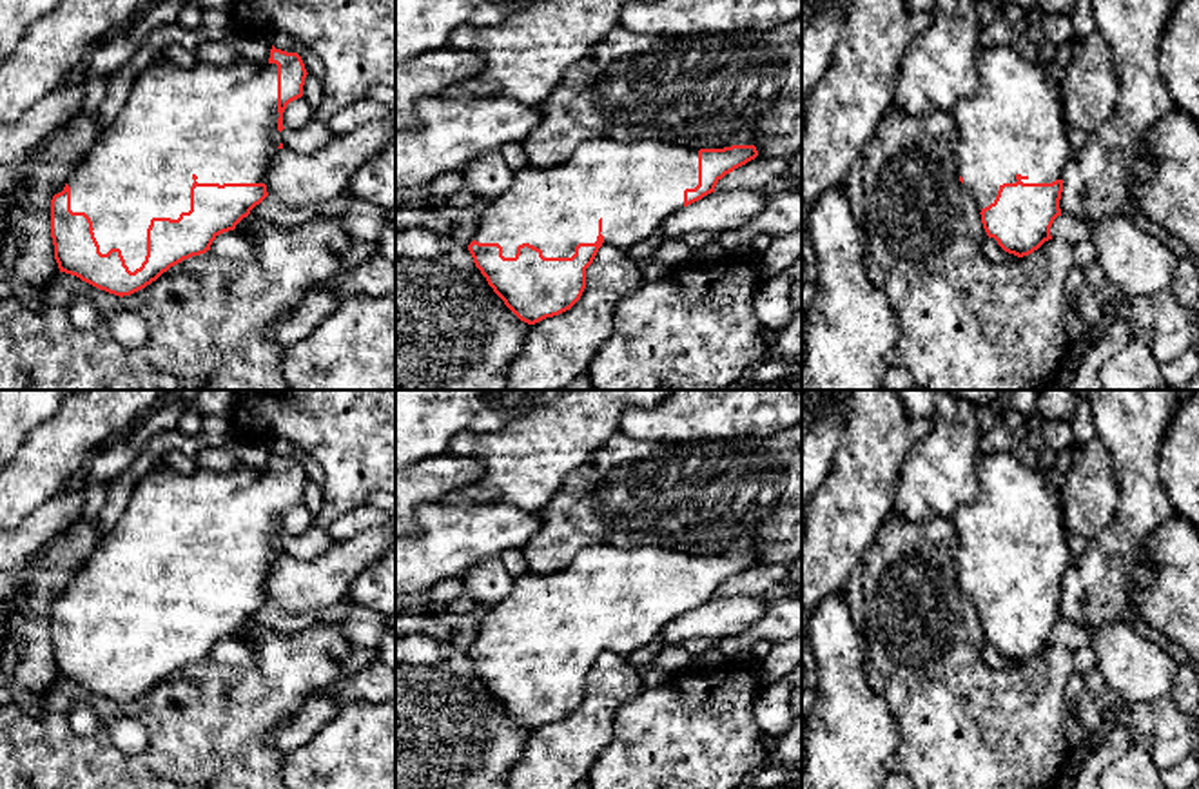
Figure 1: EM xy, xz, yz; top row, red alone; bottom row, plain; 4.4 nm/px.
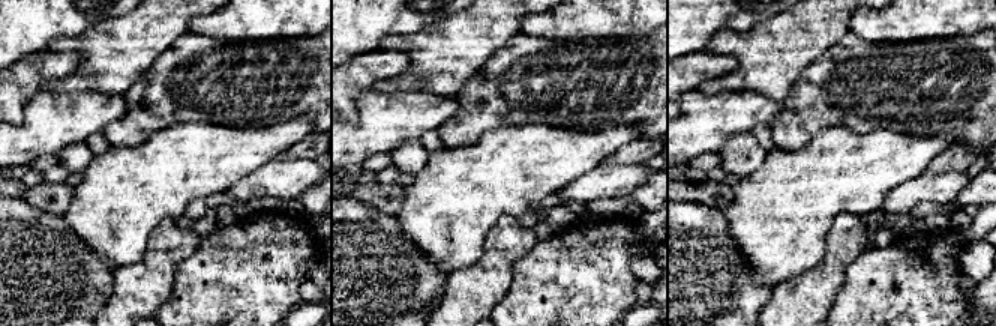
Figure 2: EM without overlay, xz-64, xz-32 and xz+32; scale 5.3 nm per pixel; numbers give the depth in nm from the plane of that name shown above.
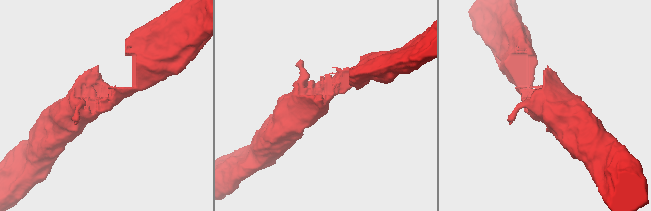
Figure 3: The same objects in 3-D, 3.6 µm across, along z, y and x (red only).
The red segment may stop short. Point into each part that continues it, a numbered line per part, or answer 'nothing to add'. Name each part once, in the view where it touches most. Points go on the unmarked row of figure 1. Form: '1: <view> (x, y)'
1: xy (220, 528)

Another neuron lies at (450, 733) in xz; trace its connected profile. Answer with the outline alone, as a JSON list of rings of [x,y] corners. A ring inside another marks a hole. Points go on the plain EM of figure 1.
[[[395,635],[395,789],[508,789],[508,776],[522,758],[531,731],[521,727],[475,673],[468,653],[423,635]]]

